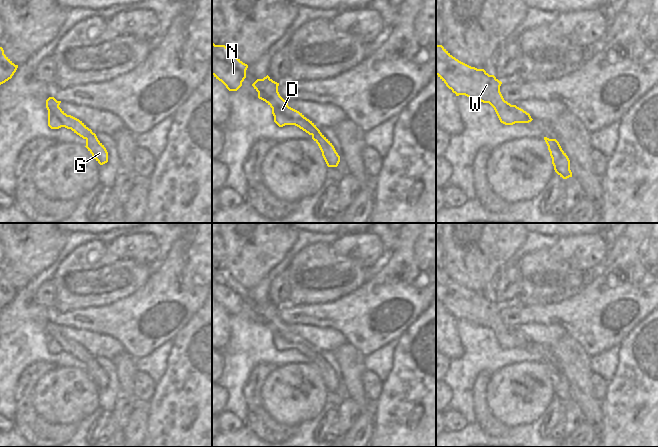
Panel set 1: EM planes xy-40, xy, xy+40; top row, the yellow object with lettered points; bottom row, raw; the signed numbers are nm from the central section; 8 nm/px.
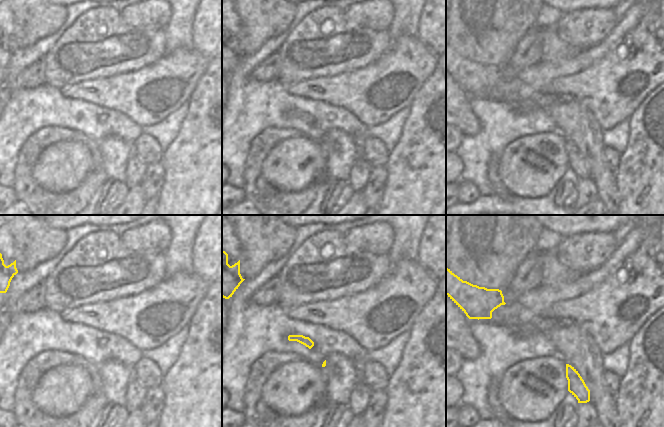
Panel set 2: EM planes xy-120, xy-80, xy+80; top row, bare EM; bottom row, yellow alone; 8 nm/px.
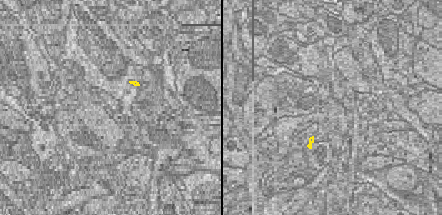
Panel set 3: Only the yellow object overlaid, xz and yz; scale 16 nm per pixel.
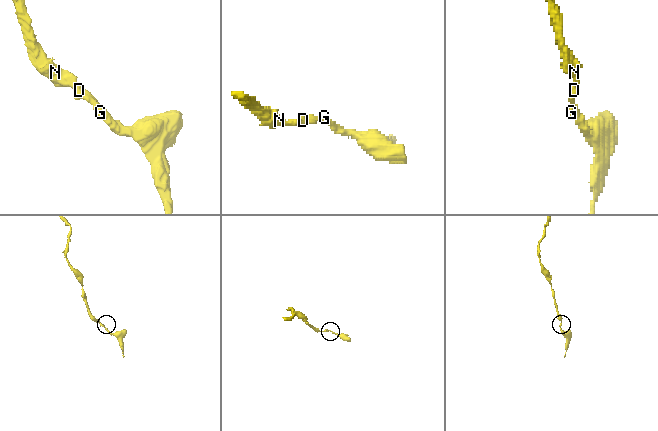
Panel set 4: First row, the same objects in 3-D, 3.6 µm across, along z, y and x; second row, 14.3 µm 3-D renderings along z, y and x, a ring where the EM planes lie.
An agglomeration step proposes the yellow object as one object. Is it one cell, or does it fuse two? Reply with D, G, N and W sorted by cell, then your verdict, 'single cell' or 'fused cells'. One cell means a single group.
D G N W; single cell

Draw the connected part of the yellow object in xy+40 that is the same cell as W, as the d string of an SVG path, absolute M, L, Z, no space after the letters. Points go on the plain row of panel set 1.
M436 269L436 299L456 320L465 319L475 325L489 327L505 349L533 344L529 337L504 324L500 316L502 306L494 299L459 285L442 269Z

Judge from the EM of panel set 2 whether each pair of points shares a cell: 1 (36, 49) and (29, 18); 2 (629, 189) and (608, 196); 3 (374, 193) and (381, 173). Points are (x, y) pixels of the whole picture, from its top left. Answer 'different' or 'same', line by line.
1: different
2: different
3: same

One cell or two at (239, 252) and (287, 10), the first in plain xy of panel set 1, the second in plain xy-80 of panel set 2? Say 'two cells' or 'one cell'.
one cell

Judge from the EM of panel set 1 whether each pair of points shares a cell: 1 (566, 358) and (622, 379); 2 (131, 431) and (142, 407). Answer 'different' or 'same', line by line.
1: different
2: same

